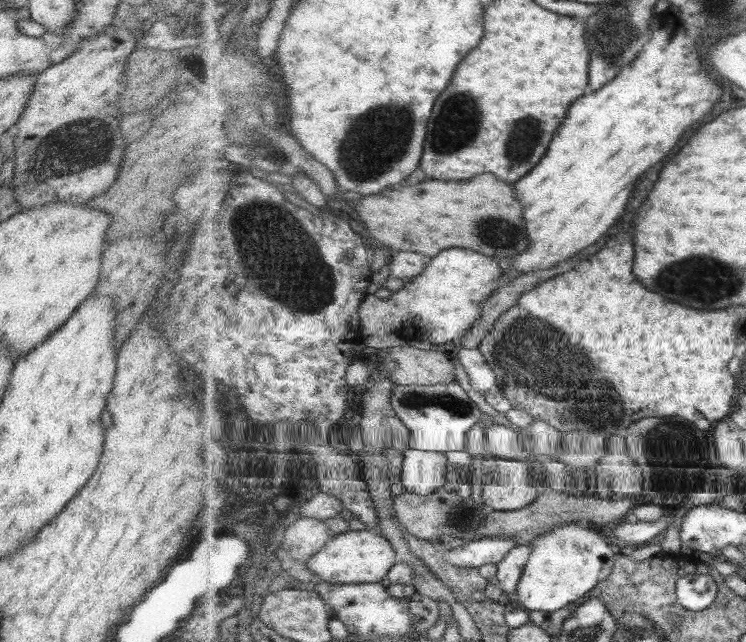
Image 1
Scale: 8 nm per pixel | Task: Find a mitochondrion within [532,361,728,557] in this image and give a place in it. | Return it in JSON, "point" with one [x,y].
{"point":[661,431]}

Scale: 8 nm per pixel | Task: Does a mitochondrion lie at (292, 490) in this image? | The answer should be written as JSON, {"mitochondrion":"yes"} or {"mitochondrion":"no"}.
{"mitochondrion":"no"}

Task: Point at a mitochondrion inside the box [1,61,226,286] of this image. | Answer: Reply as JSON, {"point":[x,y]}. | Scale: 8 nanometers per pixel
{"point":[32,168]}

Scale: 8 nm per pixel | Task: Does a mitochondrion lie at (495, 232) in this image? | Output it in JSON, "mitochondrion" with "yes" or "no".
{"mitochondrion":"yes"}

